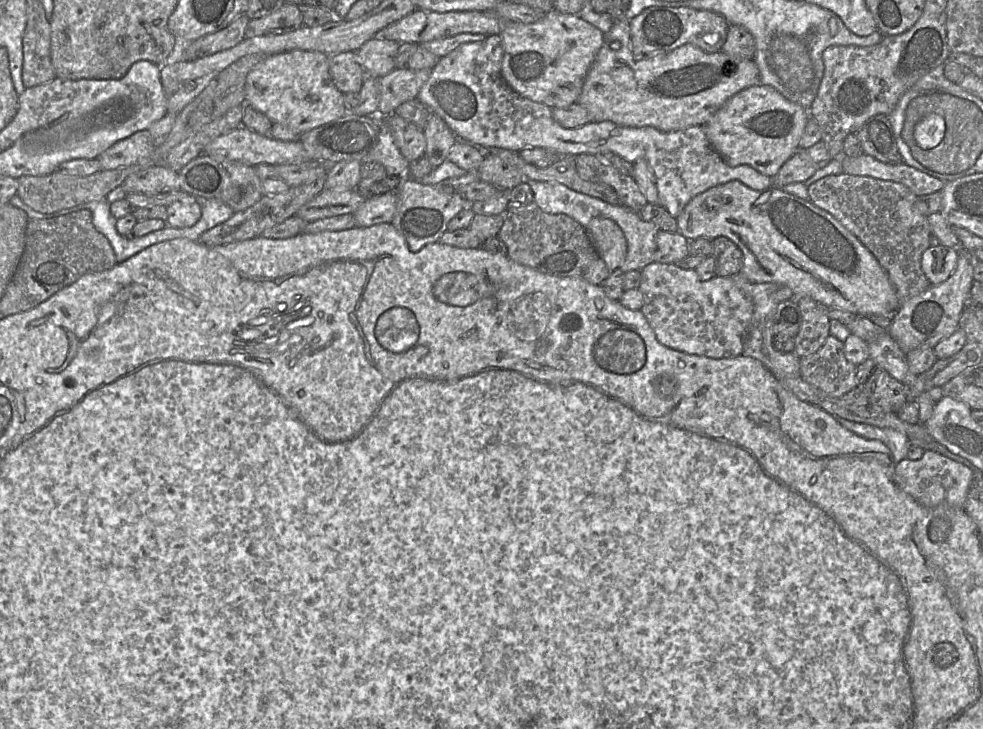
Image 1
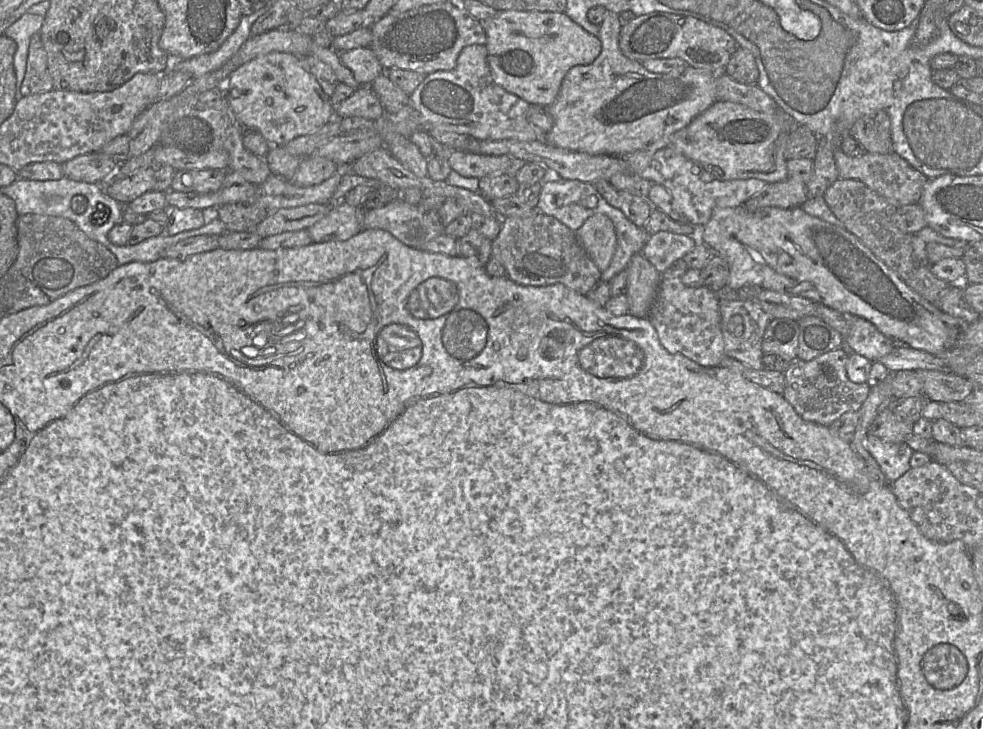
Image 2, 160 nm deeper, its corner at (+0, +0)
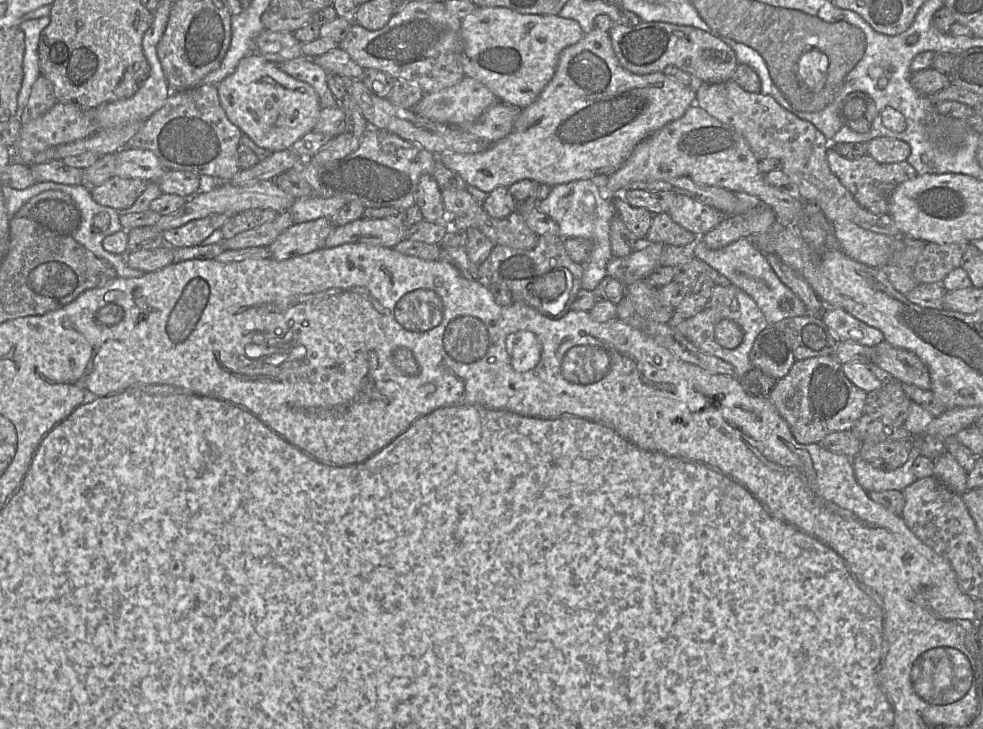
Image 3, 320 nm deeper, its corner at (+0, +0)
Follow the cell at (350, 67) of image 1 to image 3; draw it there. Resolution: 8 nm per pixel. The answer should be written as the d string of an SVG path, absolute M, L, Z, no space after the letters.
M299 57L278 65L288 75L311 85L319 96L322 108L334 108L340 105L329 88L328 72L315 58Z

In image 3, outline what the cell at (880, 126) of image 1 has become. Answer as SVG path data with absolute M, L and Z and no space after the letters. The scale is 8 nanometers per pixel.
M855 91L843 99L838 115L843 126L847 126L857 133L867 133L876 116L876 107L866 93Z

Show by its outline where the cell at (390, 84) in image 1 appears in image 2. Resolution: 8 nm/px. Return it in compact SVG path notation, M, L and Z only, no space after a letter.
M360 85L349 98L336 105L334 109L334 116L341 119L362 117L376 120L384 115L386 112L369 85Z

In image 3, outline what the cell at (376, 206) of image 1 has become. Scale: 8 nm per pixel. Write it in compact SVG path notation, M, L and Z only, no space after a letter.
M325 217L293 224L269 245L270 257L283 261L322 249L334 227L334 222Z

